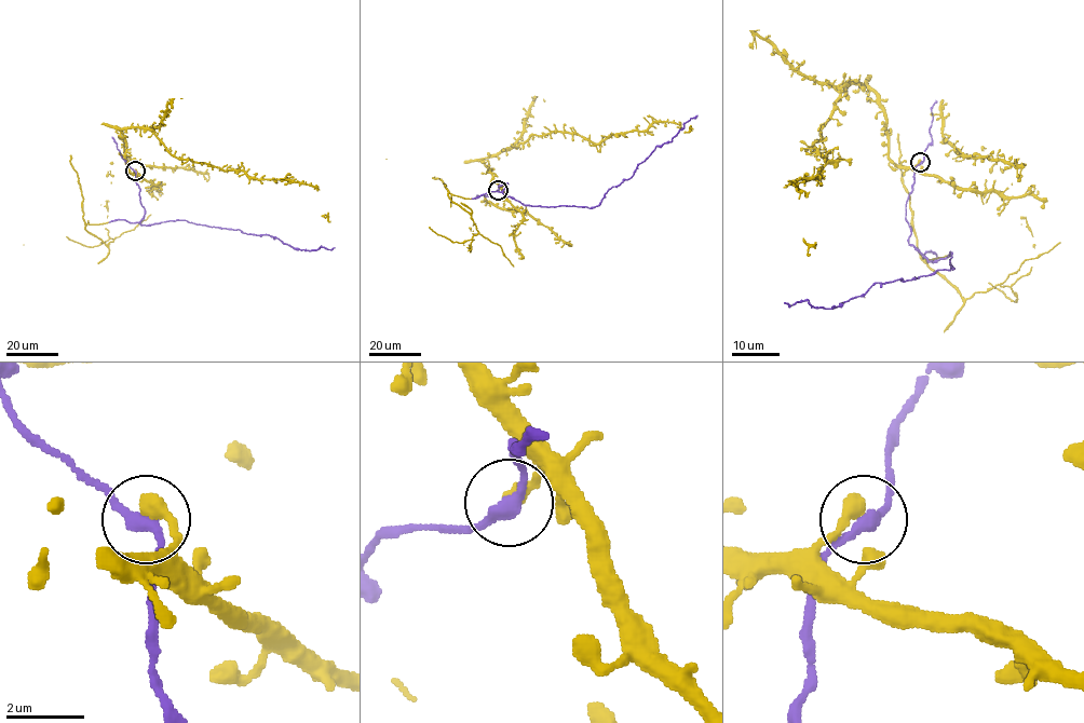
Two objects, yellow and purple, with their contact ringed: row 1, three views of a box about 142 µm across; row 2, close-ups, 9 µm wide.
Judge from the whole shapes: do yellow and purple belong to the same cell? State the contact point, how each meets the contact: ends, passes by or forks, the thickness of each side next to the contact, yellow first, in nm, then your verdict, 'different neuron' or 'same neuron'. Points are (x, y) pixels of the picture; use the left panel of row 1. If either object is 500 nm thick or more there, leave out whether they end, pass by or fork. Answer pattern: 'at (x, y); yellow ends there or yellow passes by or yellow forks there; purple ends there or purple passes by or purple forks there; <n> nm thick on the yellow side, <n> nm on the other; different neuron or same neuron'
at (135, 171); yellow ends there; purple passes by; 400 nm thick on the yellow side, 320 nm on the other; same neuron

